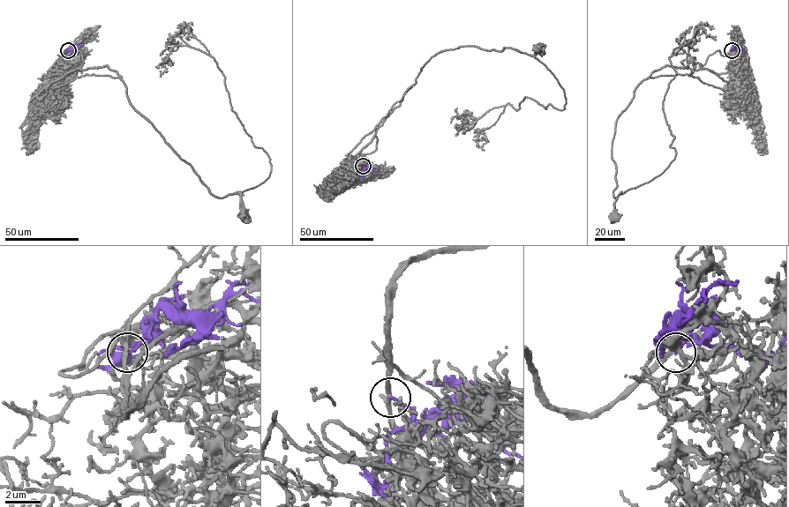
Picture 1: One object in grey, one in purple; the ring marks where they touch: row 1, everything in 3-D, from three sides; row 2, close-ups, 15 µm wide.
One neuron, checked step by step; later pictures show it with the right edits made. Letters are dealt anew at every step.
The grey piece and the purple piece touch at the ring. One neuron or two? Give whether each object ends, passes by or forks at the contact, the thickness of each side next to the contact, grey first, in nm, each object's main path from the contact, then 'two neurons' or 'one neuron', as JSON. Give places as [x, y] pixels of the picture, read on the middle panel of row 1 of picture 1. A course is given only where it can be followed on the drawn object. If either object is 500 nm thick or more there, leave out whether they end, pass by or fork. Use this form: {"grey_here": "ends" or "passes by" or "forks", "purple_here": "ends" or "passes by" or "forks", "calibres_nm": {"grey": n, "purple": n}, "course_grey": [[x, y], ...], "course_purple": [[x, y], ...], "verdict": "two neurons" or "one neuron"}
{"grey_here": "forks", "purple_here": "ends", "calibres_nm": {"grey": 240, "purple": 150}, "course_grey": [[362, 166], [362, 156], [376, 148], [376, 130], [432, 56], [462, 46], [510, 48], [533, 55], [537, 48]], "course_purple": [[362, 166], [364, 167], [361, 173], [364, 175], [360, 179]], "verdict": "two neurons"}

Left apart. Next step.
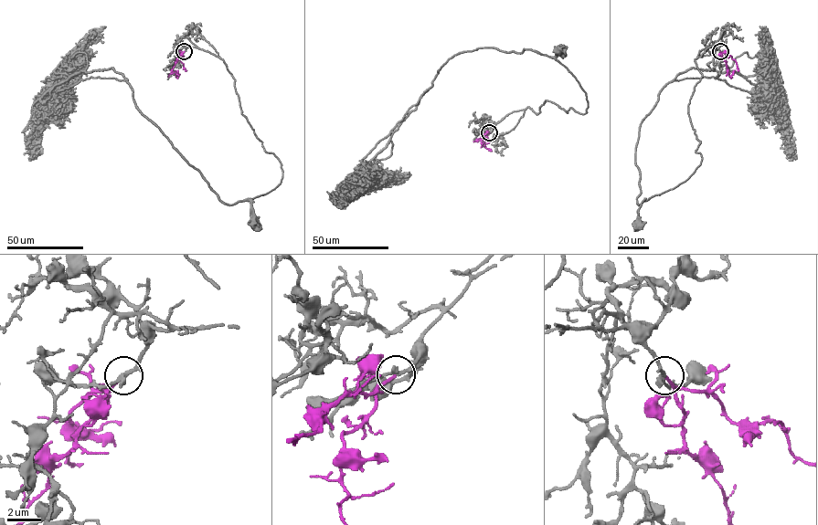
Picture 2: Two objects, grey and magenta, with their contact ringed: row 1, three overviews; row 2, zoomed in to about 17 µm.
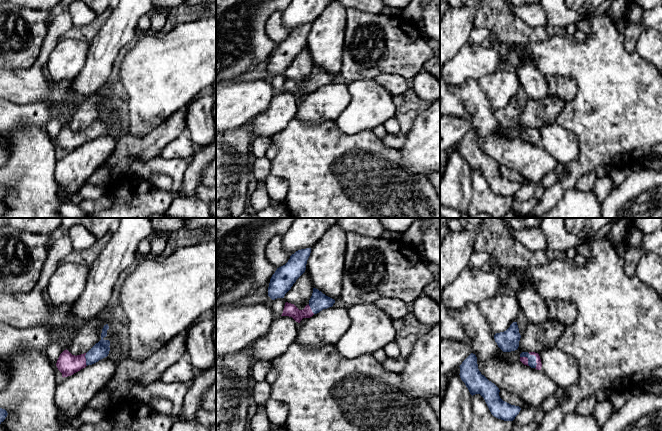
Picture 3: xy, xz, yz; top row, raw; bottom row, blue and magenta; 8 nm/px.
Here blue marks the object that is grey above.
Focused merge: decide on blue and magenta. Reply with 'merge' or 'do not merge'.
merge

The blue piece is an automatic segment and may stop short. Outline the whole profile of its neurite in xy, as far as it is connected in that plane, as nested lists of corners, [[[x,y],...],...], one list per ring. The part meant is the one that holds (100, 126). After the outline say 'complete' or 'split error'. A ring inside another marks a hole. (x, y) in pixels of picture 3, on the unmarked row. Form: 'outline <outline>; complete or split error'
outline [[[108,100],[104,101],[101,109],[101,116],[87,129],[75,132],[66,125],[60,130],[56,142],[62,149],[63,154],[71,152],[86,142],[92,141],[108,132],[110,127],[110,117],[103,115],[107,112],[108,105]]]; split error

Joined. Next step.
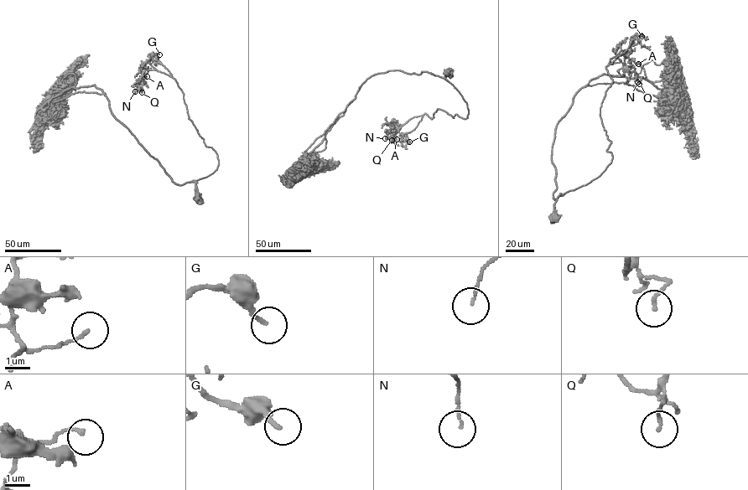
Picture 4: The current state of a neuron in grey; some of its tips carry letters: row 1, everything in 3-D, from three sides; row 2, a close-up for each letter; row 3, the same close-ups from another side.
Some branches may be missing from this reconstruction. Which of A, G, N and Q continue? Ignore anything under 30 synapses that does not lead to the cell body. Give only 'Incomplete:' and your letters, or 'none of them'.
Incomplete: G

